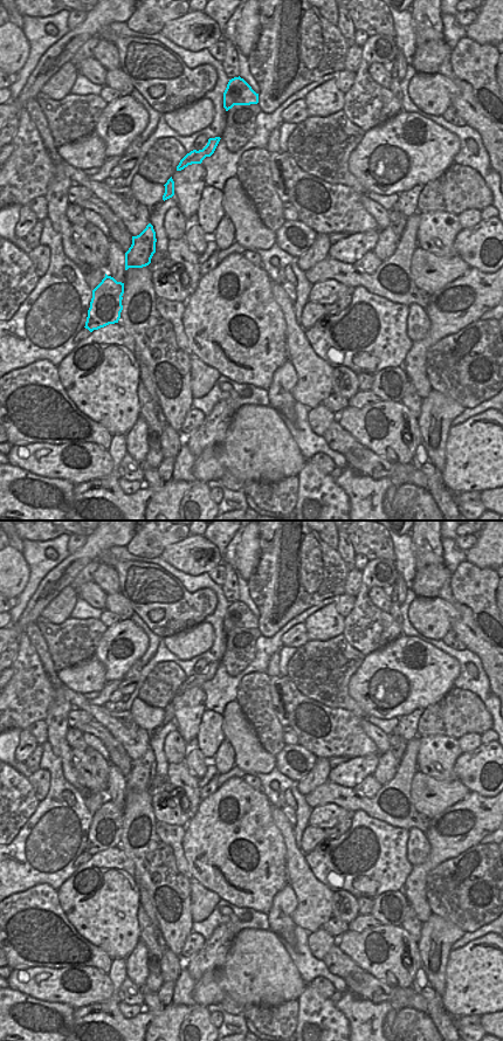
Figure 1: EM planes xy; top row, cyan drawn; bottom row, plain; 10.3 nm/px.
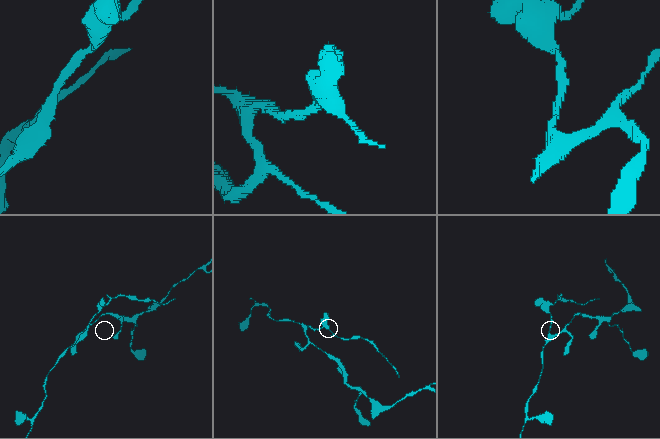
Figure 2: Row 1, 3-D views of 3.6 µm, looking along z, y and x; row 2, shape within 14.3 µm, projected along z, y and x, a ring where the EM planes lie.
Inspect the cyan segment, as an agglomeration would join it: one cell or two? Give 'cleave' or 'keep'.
cleave

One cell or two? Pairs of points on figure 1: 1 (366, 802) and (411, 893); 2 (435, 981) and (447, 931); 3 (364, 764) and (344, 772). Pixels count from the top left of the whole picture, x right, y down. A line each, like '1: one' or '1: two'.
1: two
2: one
3: one

